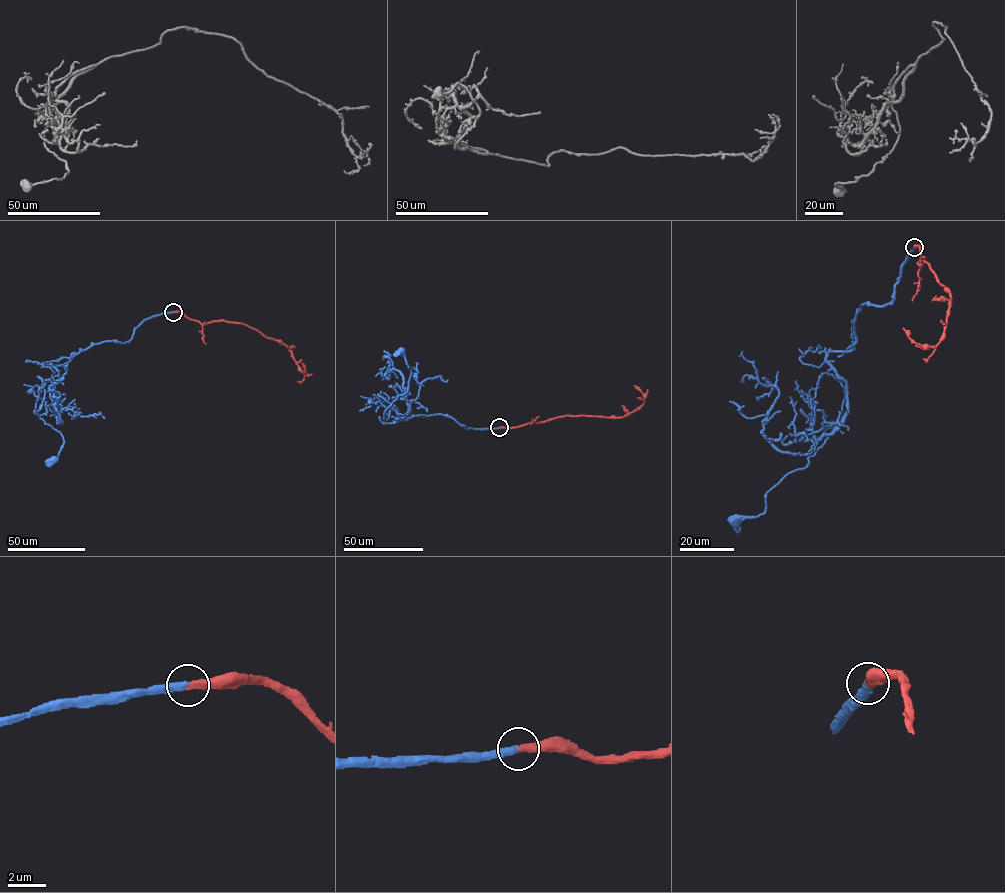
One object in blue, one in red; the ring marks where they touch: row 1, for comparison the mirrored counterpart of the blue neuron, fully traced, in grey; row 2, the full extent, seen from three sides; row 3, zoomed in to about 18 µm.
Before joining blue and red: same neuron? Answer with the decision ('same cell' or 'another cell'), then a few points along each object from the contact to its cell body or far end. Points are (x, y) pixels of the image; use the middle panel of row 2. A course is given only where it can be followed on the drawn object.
same cell | blue via (499, 427), (466, 428), (441, 414), (398, 419), (386, 412), (394, 406), (384, 419), (408, 389), (401, 352) | red via (499, 427), (515, 427), (566, 415), (622, 417), (644, 403), (643, 394), (634, 386)

